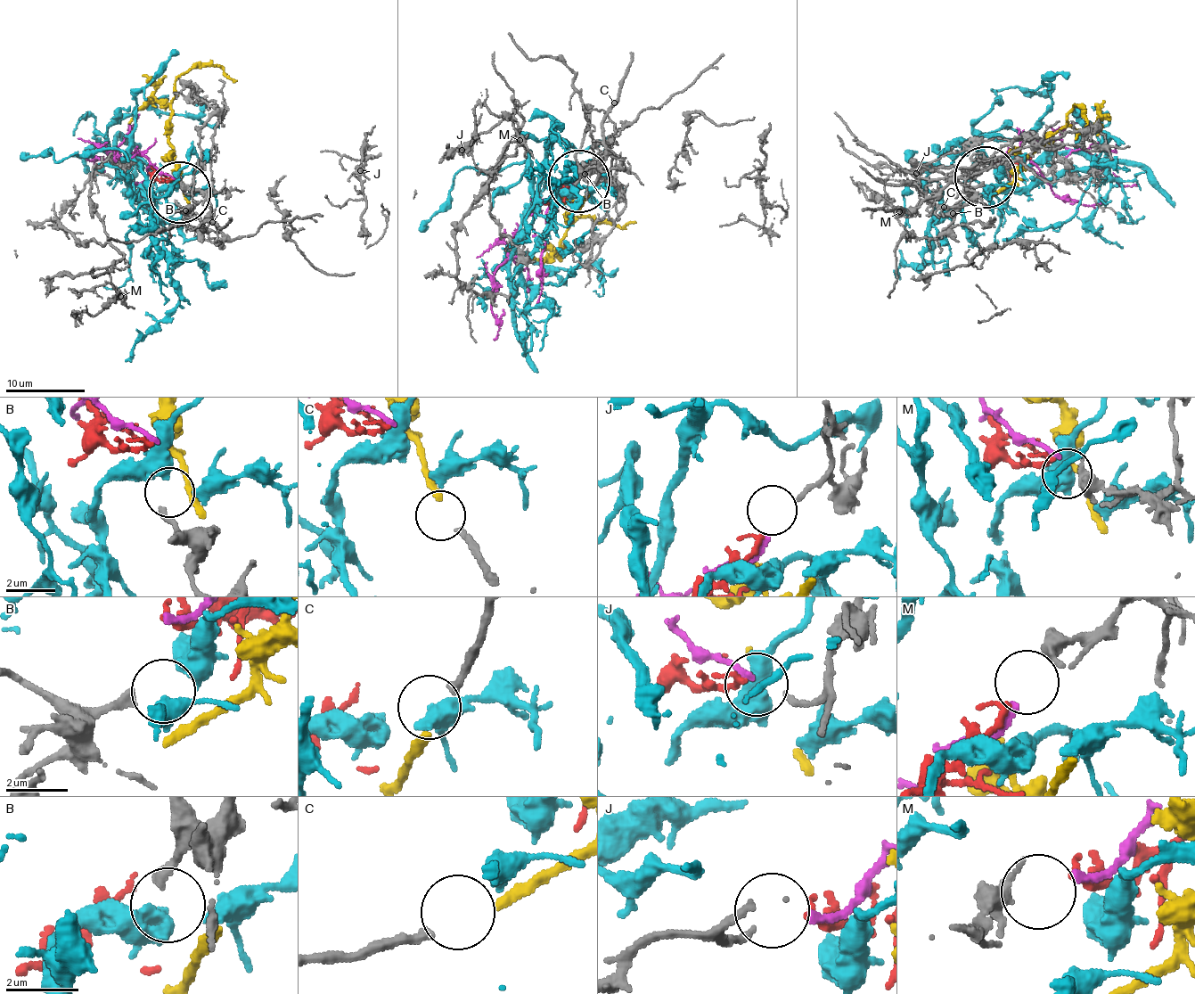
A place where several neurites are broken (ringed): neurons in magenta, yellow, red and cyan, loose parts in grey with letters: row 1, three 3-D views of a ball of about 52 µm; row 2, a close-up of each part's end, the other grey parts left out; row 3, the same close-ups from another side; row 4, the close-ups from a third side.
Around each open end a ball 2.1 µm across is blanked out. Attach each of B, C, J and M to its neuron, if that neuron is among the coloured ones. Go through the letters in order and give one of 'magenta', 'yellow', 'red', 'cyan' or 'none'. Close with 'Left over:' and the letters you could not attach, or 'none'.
B: cyan
C: yellow
J: red
M: magenta
Left over: none

